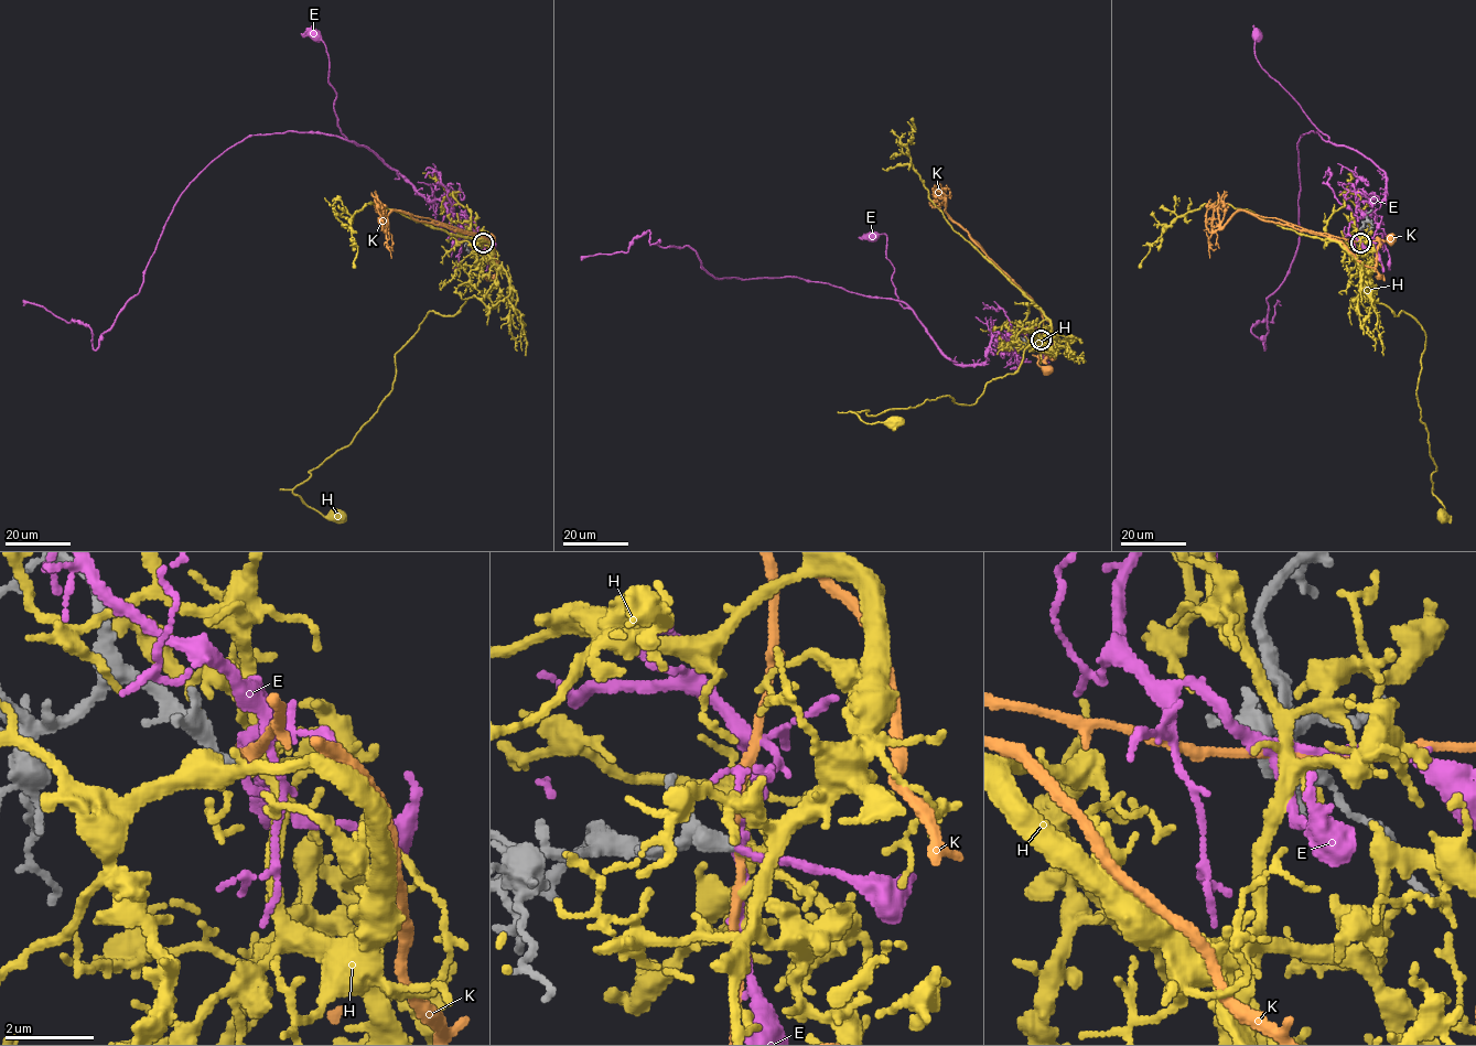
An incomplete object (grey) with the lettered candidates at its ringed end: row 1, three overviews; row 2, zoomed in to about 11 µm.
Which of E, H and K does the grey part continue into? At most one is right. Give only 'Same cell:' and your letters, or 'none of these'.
Same cell: H

